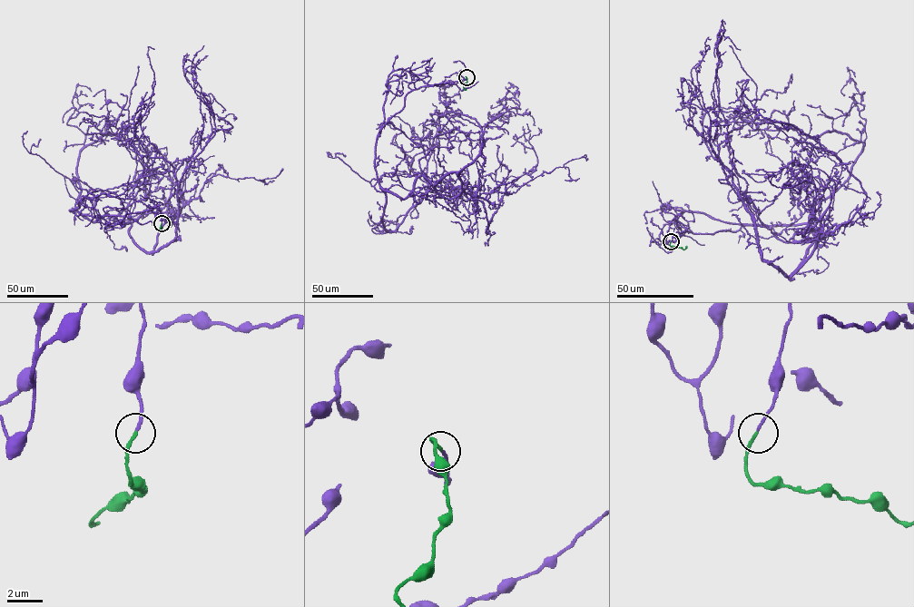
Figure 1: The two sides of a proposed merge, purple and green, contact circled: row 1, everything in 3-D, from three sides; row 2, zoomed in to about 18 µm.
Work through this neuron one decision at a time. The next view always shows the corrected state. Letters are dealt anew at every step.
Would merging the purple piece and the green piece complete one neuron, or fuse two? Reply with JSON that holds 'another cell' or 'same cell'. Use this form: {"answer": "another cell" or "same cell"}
{"answer": "same cell"}

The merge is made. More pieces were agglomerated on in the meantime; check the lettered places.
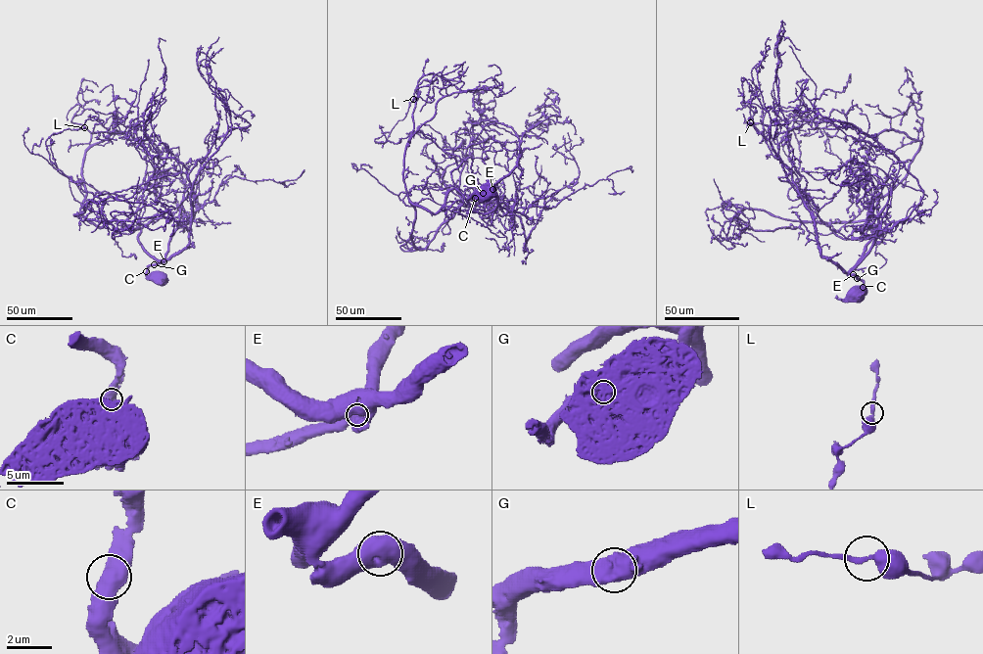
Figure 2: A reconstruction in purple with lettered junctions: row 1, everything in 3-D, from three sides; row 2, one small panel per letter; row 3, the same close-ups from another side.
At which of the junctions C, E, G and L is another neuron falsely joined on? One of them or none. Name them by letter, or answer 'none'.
none

